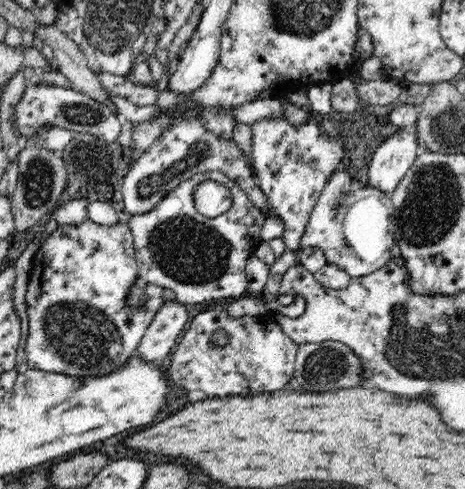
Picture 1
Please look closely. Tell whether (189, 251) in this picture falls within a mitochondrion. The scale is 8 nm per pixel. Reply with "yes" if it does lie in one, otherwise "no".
yes

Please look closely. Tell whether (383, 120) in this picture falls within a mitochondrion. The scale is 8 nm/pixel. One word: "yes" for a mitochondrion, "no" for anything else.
no

